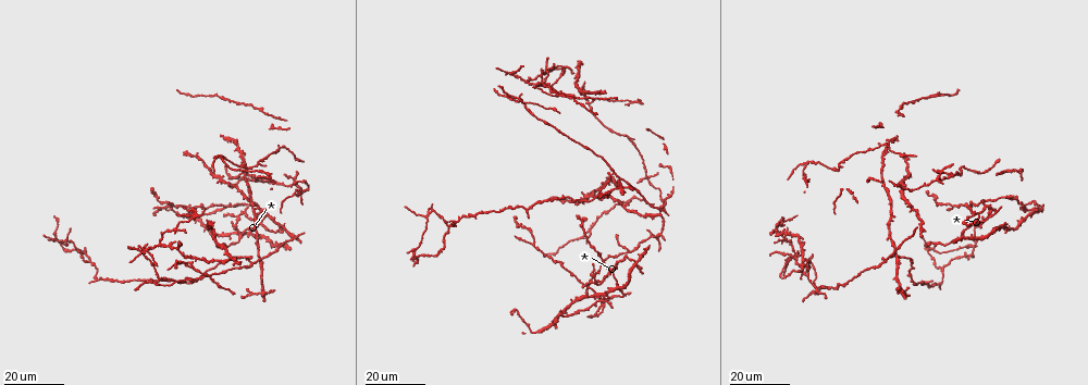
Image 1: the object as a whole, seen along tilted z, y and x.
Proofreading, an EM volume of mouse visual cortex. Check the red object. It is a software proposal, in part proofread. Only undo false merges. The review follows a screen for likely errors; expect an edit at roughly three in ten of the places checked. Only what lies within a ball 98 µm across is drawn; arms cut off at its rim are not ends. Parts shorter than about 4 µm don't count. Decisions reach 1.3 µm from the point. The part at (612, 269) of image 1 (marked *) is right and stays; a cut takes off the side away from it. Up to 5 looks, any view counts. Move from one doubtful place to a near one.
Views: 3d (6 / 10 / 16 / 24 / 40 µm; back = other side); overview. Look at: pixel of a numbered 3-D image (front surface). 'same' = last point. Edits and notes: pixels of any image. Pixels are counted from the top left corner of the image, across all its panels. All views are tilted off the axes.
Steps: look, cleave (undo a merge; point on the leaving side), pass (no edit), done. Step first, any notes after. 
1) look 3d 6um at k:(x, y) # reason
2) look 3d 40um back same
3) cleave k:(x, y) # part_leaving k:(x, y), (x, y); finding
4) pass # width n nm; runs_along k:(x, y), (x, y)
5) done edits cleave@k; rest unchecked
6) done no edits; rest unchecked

look 3d 16um at 1:(267, 180) # arms part here

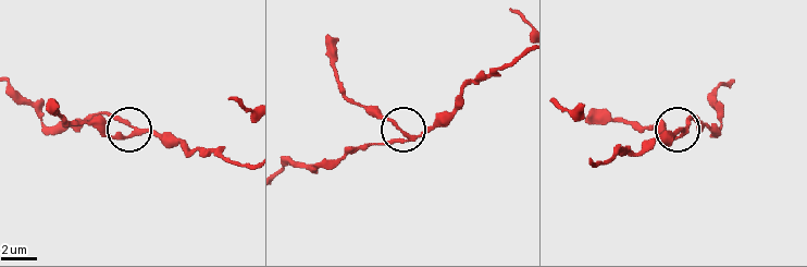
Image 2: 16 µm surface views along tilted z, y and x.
look 3d 10um at 2:(138, 132)

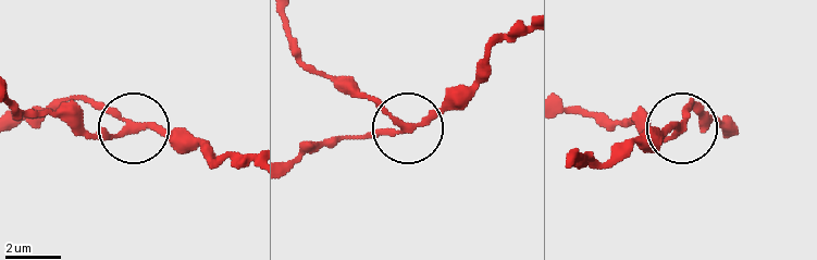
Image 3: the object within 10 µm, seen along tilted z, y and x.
pass # width 210 nm; continuous, no second neuron

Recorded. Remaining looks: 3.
look 3d 16um at 1:(631, 259)

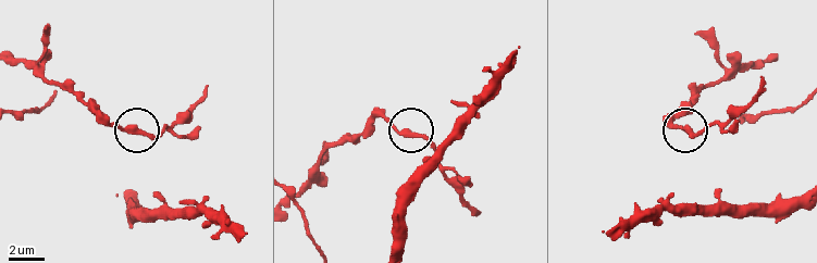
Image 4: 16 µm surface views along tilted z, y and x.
look 3d 6um at 4:(420, 136)

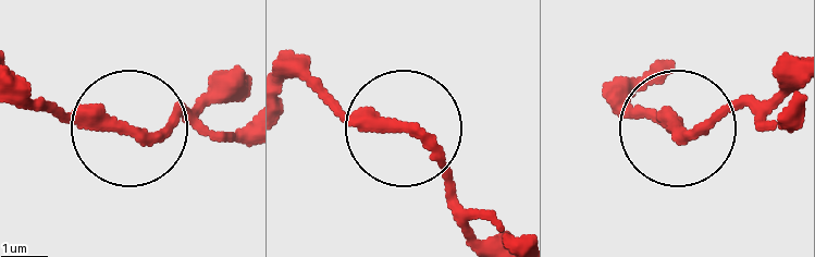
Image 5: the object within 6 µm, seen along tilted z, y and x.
pass # all the same neuron

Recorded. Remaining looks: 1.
done no edits; rest unchecked

